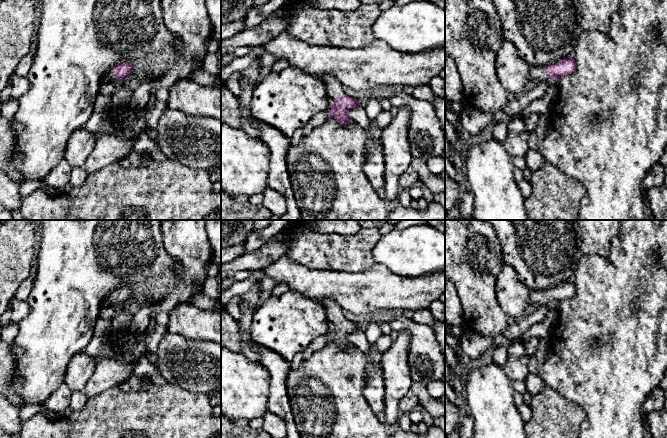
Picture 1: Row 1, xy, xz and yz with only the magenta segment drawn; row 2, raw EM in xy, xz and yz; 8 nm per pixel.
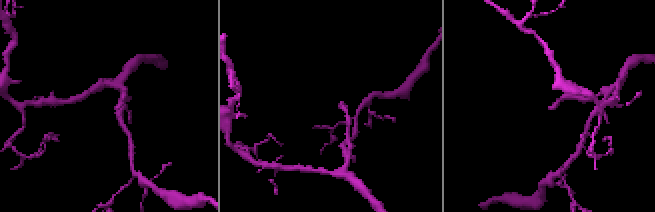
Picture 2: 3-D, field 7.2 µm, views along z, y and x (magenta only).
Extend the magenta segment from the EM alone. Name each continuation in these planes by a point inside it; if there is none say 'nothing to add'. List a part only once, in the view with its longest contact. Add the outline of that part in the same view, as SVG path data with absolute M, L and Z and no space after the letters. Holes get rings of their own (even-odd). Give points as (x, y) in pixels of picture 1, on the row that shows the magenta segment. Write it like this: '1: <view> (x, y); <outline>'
1: yz (537, 74); M532 67L529 73L529 87L537 83L551 81L543 67Z

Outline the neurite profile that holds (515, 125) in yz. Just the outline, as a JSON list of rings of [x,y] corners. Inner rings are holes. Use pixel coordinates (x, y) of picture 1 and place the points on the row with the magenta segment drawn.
[[[512,119],[507,123],[509,132],[523,132],[525,131],[526,120]]]

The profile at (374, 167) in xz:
[[[380,139],[368,140],[364,173],[375,190],[384,188],[384,152]]]

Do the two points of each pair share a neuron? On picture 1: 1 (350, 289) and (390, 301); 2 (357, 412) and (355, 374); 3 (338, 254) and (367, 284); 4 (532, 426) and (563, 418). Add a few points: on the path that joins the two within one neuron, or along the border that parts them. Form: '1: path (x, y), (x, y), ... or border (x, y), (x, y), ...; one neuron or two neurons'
1: path (360, 291), (380, 291); one neuron
2: path (355, 403), (355, 383); one neuron
3: border (376, 263), (360, 271), (332, 270); two neurons
4: path (540, 426), (553, 426), (555, 424); one neuron

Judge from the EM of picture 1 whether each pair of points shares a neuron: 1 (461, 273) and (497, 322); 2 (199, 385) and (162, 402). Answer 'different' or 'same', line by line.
1: same
2: different

